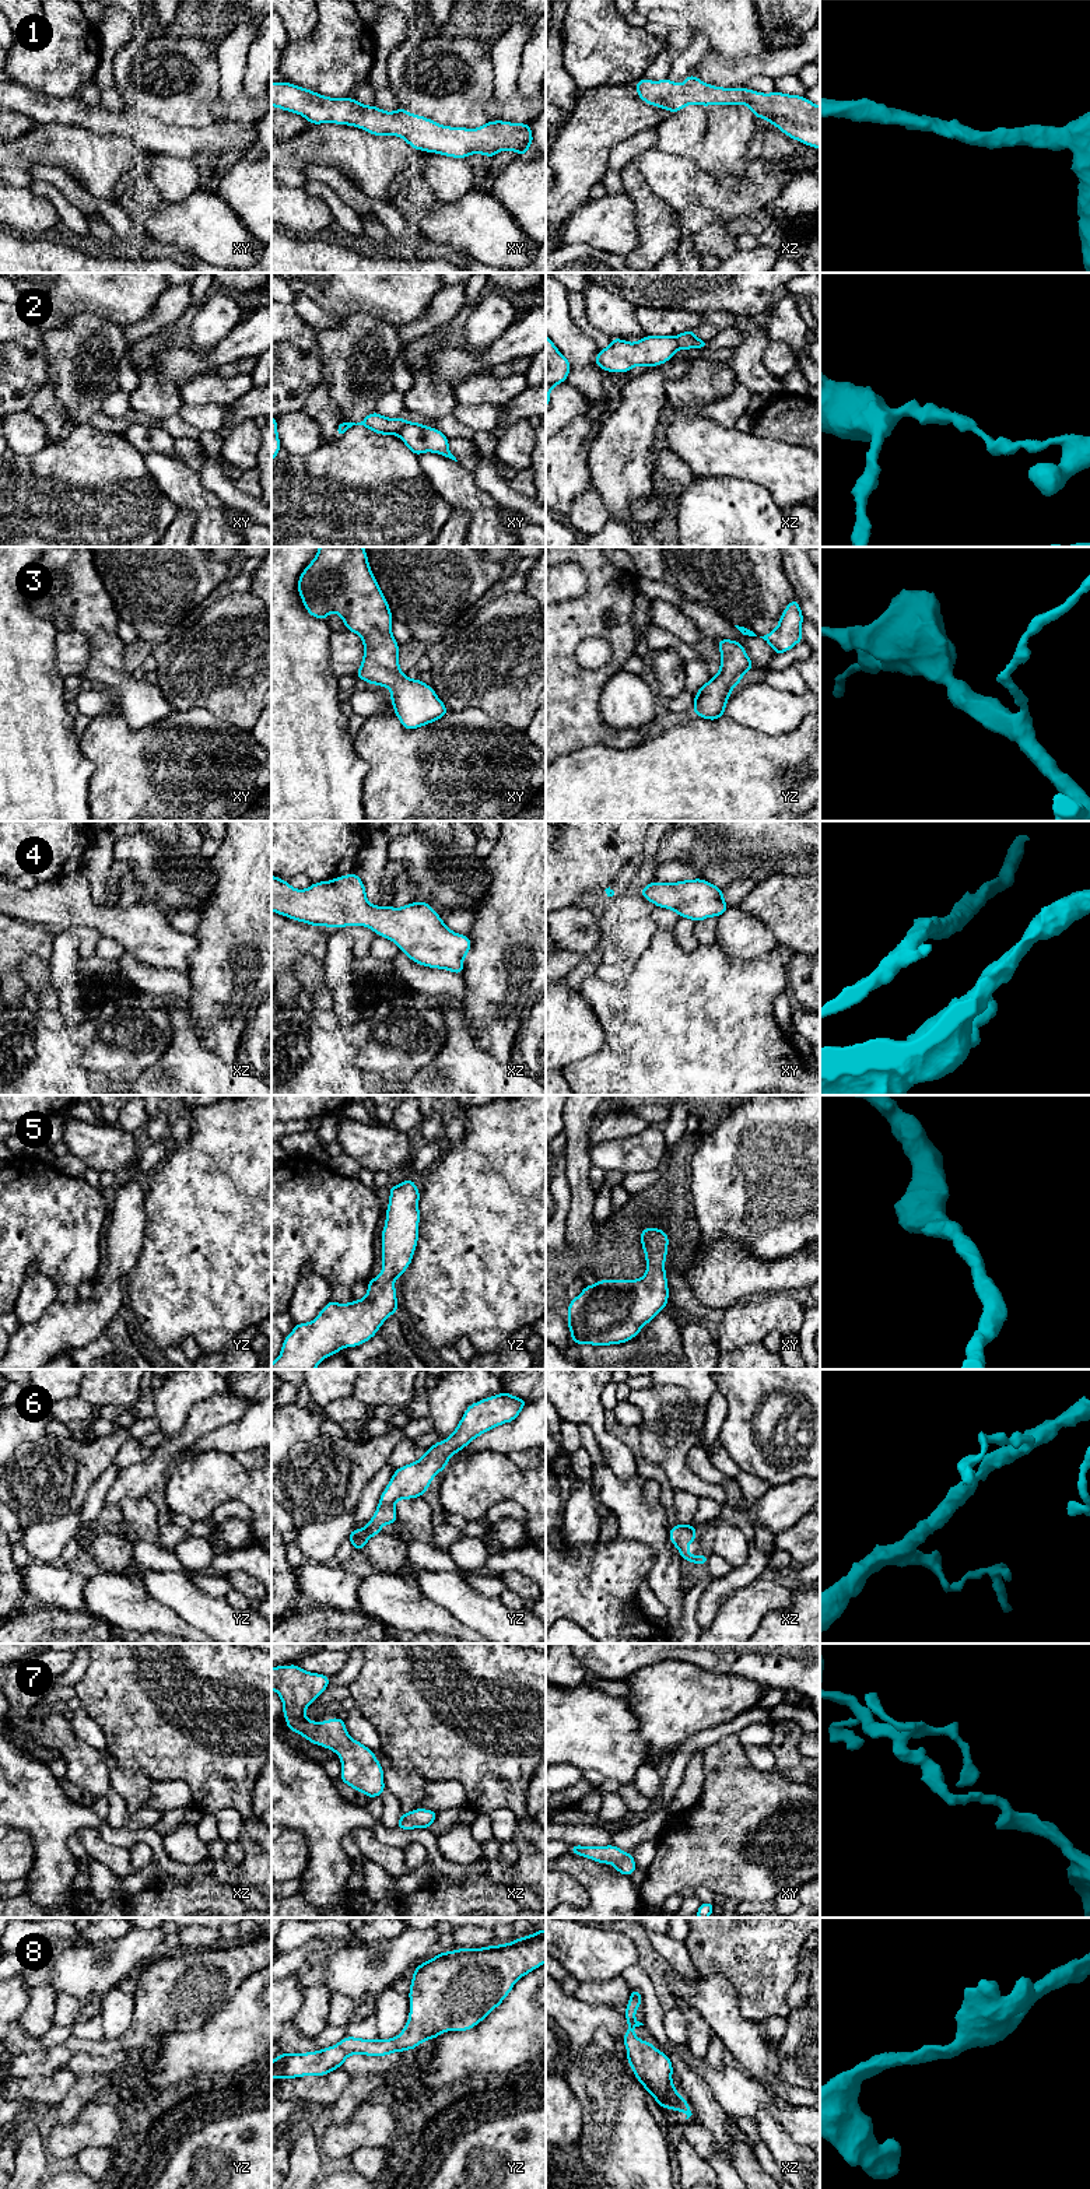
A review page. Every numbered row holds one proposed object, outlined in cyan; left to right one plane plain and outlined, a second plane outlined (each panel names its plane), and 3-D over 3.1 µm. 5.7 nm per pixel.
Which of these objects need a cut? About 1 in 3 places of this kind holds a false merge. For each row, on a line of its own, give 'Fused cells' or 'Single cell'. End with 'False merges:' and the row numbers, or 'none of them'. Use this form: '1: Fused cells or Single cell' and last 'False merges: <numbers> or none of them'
1: Single cell
2: Fused cells
3: Single cell
4: Single cell
5: Single cell
6: Single cell
7: Single cell
8: Single cell
False merges: 2

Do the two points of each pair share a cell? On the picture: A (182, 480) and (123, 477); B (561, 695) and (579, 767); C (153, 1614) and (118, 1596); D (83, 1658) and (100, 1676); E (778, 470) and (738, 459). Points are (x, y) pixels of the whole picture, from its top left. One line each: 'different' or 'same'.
A: different
B: different
C: same
D: different
E: same

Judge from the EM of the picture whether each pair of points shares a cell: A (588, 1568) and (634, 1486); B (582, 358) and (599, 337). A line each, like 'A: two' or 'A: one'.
A: two
B: two

